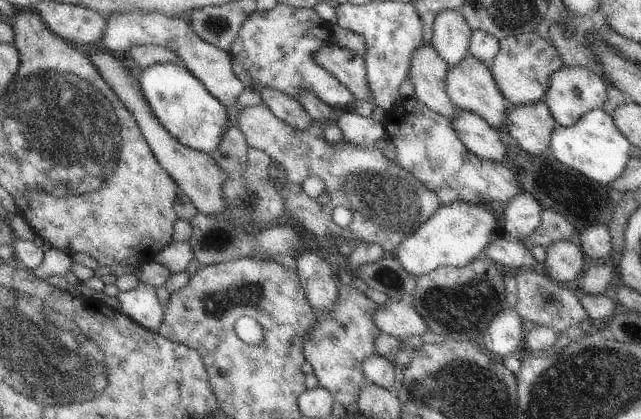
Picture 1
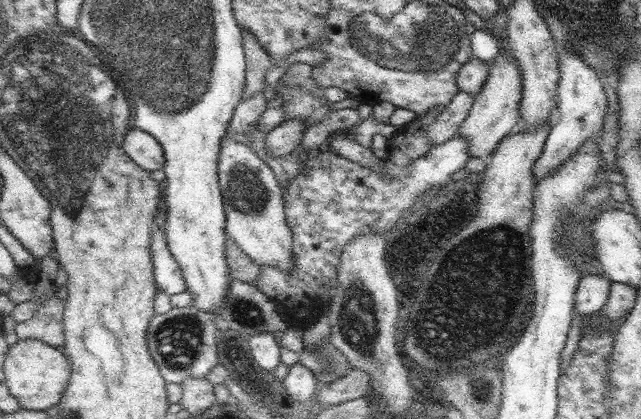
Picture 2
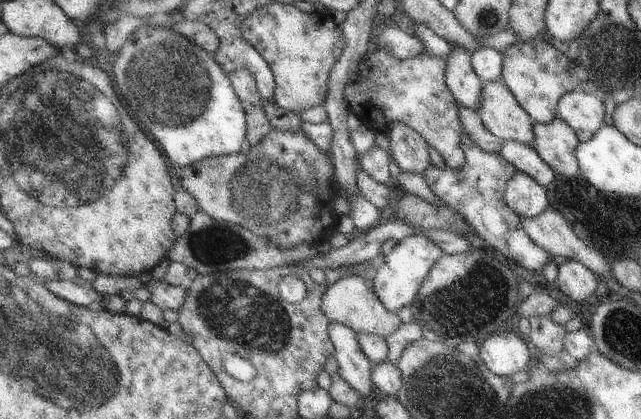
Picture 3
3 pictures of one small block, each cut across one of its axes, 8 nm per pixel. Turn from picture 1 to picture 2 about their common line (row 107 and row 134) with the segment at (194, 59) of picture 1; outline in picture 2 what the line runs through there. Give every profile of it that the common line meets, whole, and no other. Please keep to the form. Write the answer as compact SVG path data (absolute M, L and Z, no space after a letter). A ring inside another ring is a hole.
M228 131L220 143L218 178L224 198L225 231L229 238L258 266L276 266L284 273L292 273L292 230L287 226L283 188L270 165L256 155L250 144L237 142Z

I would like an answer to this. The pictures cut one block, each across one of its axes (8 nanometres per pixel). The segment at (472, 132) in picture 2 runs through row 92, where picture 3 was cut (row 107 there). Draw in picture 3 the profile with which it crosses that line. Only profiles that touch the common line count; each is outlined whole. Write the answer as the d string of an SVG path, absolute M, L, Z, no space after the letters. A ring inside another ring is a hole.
M501 79L483 85L476 111L484 126L499 139L517 140L527 145L534 142L535 123Z

